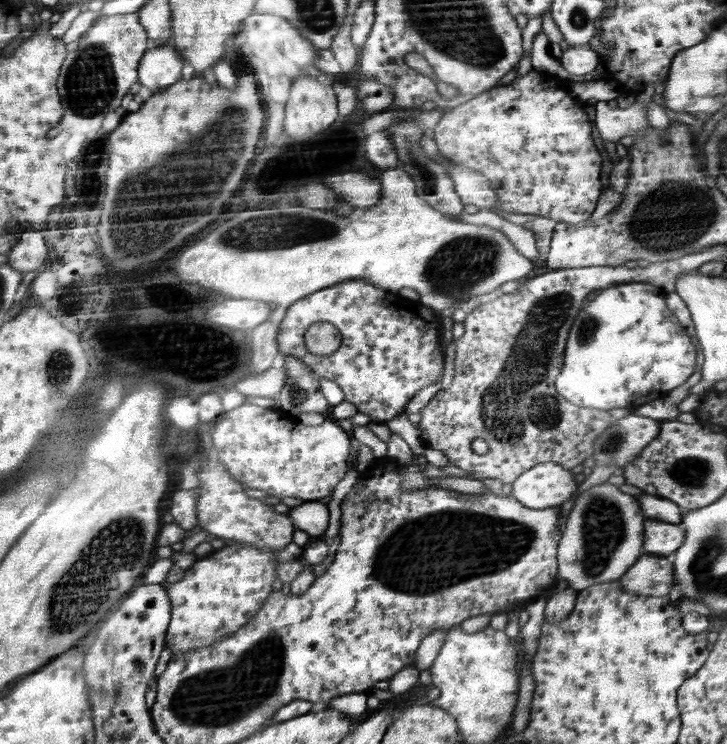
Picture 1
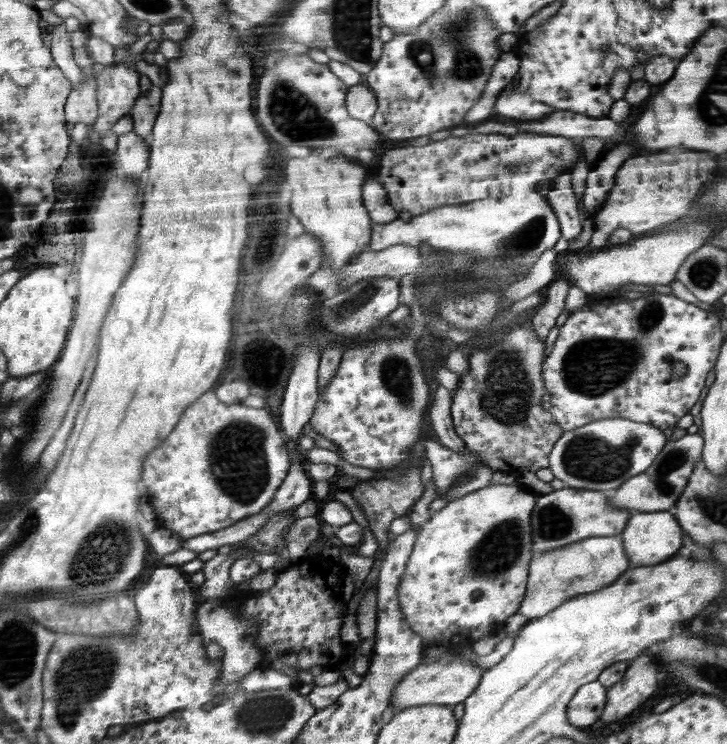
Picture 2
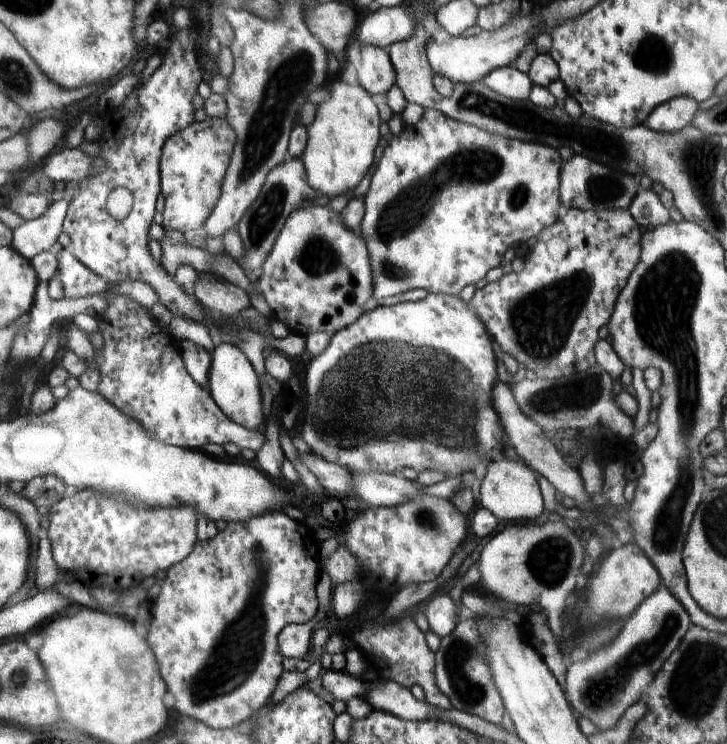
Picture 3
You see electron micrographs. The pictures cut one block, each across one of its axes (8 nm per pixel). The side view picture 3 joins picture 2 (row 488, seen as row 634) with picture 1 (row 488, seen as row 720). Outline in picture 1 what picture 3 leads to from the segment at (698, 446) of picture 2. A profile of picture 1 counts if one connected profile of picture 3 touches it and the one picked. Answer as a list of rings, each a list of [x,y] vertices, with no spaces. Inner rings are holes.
[[[608,482],[580,493],[568,514],[558,553],[559,578],[581,591],[622,577],[644,554],[646,516],[636,497]]]

